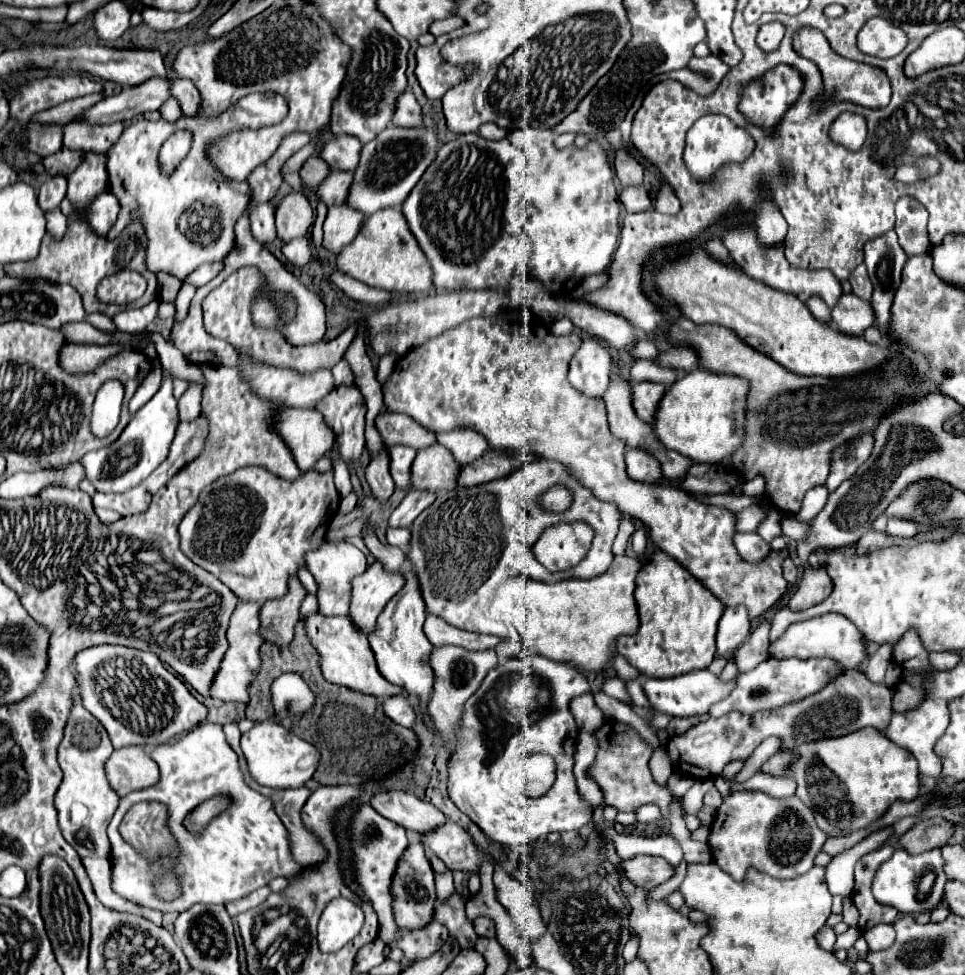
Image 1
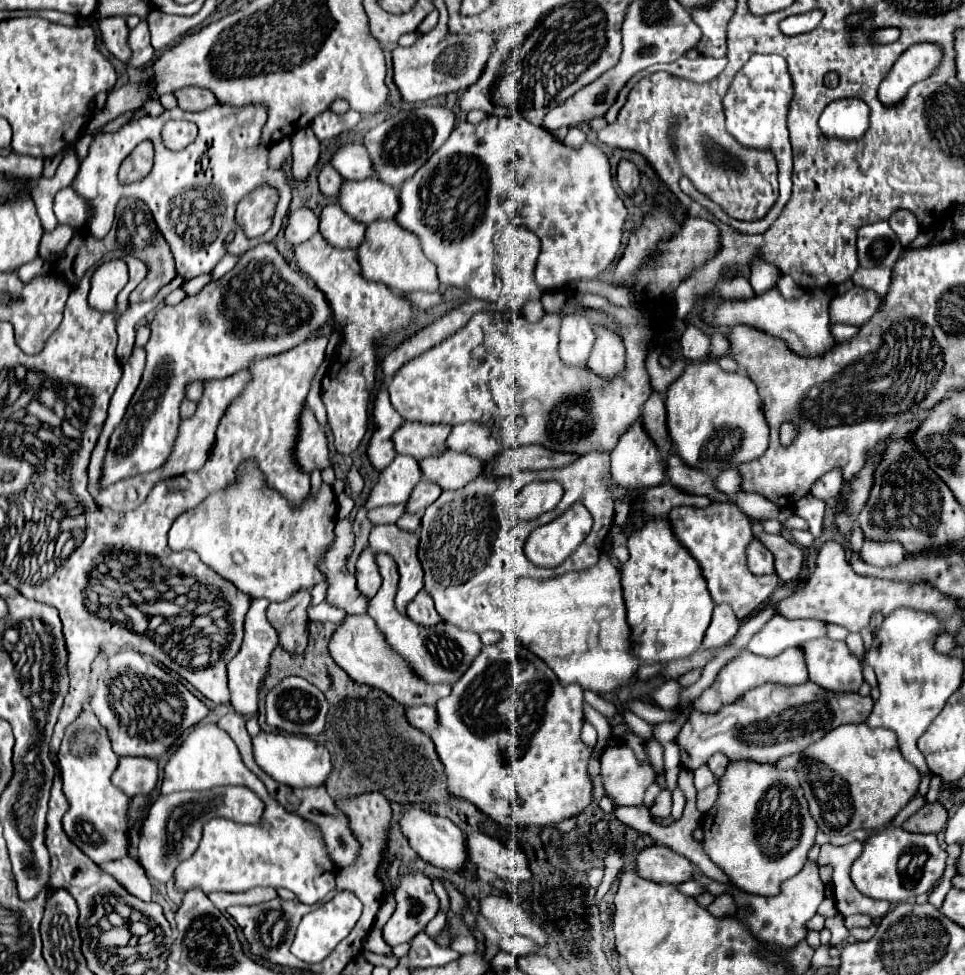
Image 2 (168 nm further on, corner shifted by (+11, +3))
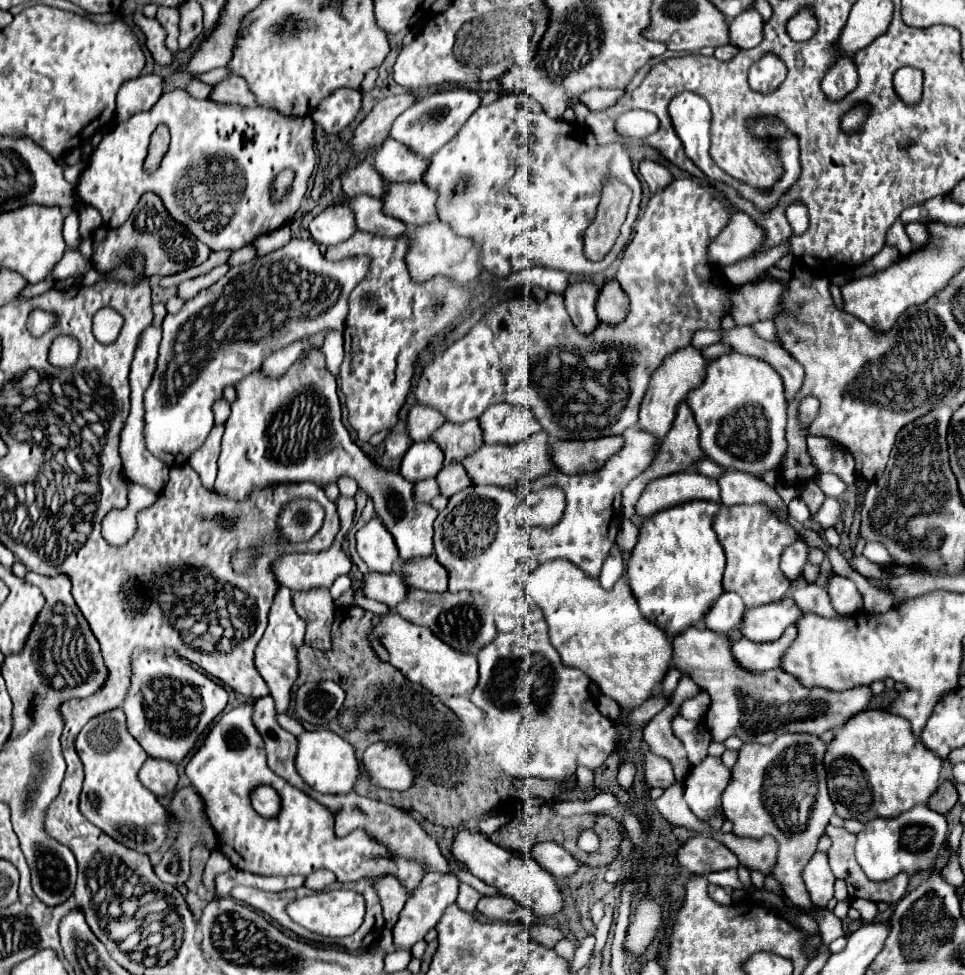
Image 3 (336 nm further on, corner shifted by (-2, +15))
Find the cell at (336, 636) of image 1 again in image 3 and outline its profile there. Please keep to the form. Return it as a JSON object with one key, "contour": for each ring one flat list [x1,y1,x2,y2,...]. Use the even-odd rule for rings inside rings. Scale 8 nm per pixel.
{"contour":[[390,612,380,618,380,624,370,636,370,642,374,644,372,648,382,660,396,666,410,682,424,686,436,696,442,696,442,700,468,694,472,692,474,684,478,684,478,660,474,654,464,654,450,648,446,642,438,640,438,636,434,636,428,628,402,620,398,612]]}

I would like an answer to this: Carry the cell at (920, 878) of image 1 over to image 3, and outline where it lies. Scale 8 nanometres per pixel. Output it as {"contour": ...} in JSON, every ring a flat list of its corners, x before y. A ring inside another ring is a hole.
{"contour":[[916,806,908,812,902,812,898,818,878,818,864,824,858,832,856,842,856,860,870,880,890,880,898,872,918,872,934,866,934,860,944,846,948,832,946,818,928,806]]}

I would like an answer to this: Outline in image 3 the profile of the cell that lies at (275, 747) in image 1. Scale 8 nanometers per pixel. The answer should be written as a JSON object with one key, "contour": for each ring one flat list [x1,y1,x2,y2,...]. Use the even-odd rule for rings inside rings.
{"contour":[[328,730,304,732,302,736,298,736,296,768,298,774,304,778,304,782,322,794,350,794,354,792,356,780,360,776,360,764,356,760,352,744]]}

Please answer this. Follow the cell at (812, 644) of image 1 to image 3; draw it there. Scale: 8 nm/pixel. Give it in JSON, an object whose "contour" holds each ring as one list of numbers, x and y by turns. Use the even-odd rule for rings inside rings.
{"contour":[[784,596,778,602,762,604,760,608,748,608,740,624,742,636,754,642,772,642,778,640,786,626,792,626,802,616,802,610,794,604,792,598]]}

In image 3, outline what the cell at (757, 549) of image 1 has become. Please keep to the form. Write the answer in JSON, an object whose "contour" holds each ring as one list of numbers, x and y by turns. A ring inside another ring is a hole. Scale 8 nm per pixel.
{"contour":[[796,540,792,546,788,546,780,558,780,570,790,578,790,582,798,580,802,576,802,568,808,562,808,546,802,540]]}

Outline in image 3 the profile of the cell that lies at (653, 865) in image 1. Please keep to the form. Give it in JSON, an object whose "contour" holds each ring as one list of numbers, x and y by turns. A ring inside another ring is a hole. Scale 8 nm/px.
{"contour":[[694,836,678,850,678,862,692,874,706,876,710,872,736,868,736,854,712,836]]}

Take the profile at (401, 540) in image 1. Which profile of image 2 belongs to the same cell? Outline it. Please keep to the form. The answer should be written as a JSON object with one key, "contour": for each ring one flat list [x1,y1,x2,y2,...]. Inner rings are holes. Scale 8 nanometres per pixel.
{"contour":[[405,514,401,516,401,520,397,520,397,528,409,532,419,532,419,514]]}

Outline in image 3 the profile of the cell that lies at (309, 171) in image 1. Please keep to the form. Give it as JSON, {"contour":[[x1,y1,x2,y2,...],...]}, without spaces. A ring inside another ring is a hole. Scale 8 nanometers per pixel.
{"contour":[[364,160,362,164,358,164,356,170,342,176,342,190,350,198,358,196,358,194,382,198,386,194,386,180,378,174,378,170,372,166,372,162]]}

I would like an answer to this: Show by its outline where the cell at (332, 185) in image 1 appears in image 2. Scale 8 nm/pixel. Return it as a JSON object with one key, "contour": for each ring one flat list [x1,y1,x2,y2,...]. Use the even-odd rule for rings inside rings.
{"contour":[[375,178,343,180,337,202,351,218,363,224,395,218,399,210,397,192,389,184,383,184]]}

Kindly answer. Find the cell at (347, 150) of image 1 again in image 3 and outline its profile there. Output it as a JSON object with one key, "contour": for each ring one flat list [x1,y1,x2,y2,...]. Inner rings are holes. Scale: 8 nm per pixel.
{"contour":[[388,138,374,154,372,164,388,182,422,182,428,160,394,138]]}

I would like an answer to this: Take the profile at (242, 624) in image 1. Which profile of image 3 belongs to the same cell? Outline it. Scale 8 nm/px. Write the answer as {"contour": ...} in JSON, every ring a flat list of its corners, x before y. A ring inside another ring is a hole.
{"contour":[[282,586,280,592,274,598,274,606,270,608,268,614,268,628,256,648,256,668,266,680,272,698,276,700,276,710,280,714,286,714,290,706,290,692,292,686,298,678,298,648,304,644,304,632,306,632,306,622,296,614,294,604,292,604,292,592,290,588]]}

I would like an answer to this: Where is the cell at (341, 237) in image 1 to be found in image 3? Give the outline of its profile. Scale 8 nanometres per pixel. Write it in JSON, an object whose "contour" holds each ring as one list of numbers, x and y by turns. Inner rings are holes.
{"contour":[[354,196,350,200,350,208,356,214,358,230,362,230,362,232,370,232,374,236,396,238,408,230,408,226,402,224,402,220,390,218,382,212,382,200,380,198]]}

